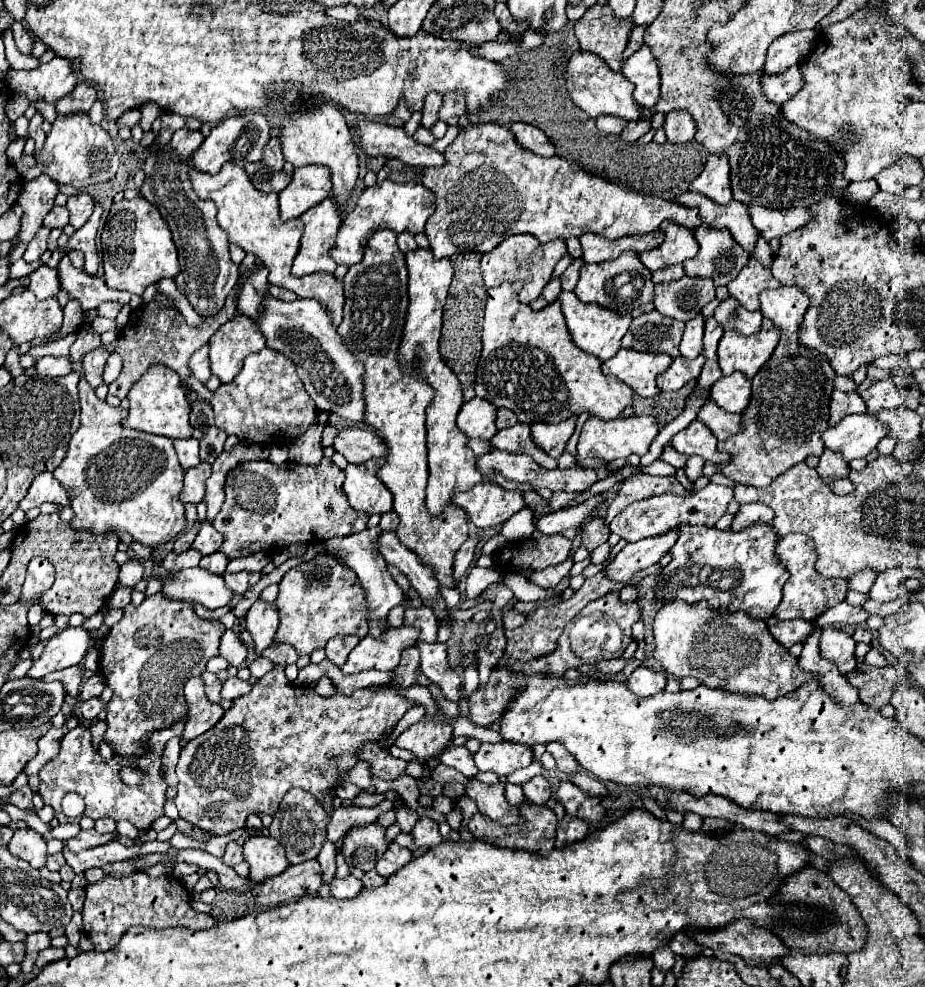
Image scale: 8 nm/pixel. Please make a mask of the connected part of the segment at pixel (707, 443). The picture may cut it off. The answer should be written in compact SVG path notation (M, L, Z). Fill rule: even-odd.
M694 419L684 431L680 431L678 435L674 435L674 439L672 439L672 447L678 453L684 453L688 457L690 455L700 455L706 461L724 465L730 459L730 455L728 453L720 453L716 449L716 443L718 443L716 437L698 419Z

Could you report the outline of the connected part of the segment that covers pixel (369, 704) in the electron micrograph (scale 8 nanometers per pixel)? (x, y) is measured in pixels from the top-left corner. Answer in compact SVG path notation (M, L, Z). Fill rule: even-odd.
M270 645L262 651L262 657L270 659L274 663L274 669L266 673L258 683L254 683L248 695L236 699L232 709L224 713L214 729L192 739L182 749L180 761L176 765L180 783L174 803L178 807L180 819L192 823L208 835L220 837L242 829L250 813L274 815L282 797L294 787L310 791L320 801L328 791L336 789L342 783L340 773L356 763L356 751L368 741L378 741L380 735L384 735L388 727L394 727L414 705L412 701L398 695L394 689L360 689L352 695L342 695L336 691L334 697L324 699L318 697L312 689L292 687L286 679L284 667L296 663L296 649L292 645Z

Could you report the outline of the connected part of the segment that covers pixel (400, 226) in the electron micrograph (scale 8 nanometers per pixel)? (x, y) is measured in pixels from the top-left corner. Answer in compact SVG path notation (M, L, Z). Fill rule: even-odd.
M384 179L382 183L368 187L360 195L354 211L344 217L344 223L336 237L336 247L330 251L330 257L338 265L340 263L344 263L344 265L360 263L364 257L366 239L370 239L370 233L374 233L378 229L390 229L398 235L404 231L422 233L424 225L426 225L428 217L434 213L434 209L436 209L436 197L422 183L394 183L390 179Z

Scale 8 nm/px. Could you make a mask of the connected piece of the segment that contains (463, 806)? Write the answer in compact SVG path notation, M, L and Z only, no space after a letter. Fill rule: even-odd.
M462 796L456 799L455 807L460 809L463 815L463 820L461 824L463 824L463 829L464 828L466 829L468 825L468 821L470 820L470 817L472 817L472 815L478 812L477 805L469 797Z

